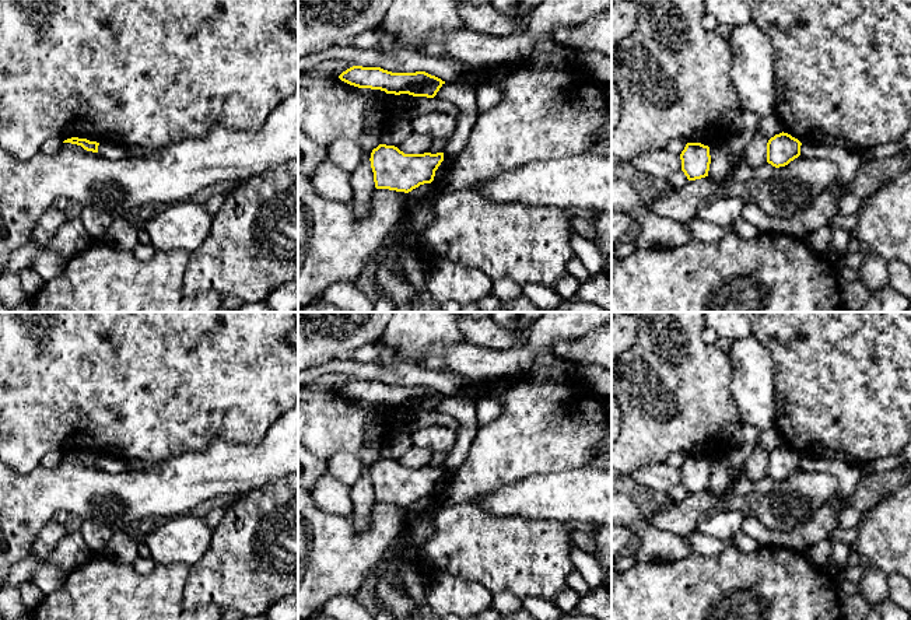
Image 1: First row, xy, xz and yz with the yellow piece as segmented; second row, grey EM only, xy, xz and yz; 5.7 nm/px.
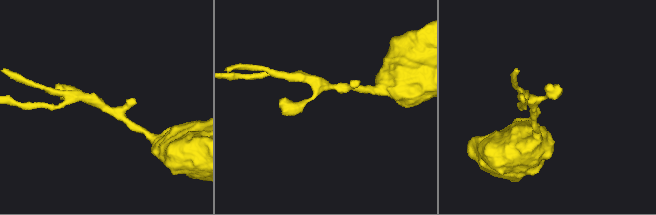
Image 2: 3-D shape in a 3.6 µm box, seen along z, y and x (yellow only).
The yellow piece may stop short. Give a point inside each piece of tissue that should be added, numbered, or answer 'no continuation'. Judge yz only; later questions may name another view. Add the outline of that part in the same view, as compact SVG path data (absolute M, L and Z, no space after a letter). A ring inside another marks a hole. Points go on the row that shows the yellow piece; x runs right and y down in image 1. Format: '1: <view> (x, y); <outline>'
no continuation

